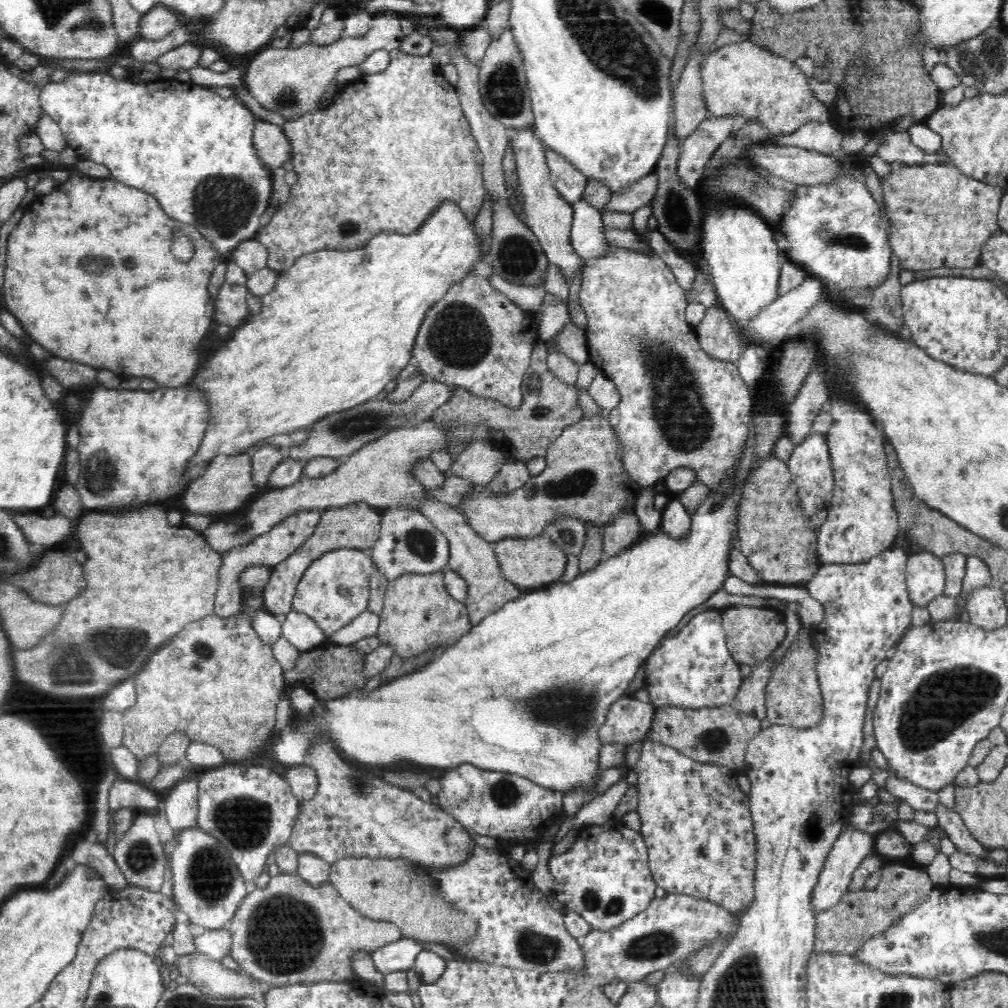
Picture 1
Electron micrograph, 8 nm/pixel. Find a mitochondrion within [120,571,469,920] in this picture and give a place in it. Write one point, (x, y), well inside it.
(245, 823)

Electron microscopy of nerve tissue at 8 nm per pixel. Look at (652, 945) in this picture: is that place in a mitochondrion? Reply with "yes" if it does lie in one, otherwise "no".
yes

